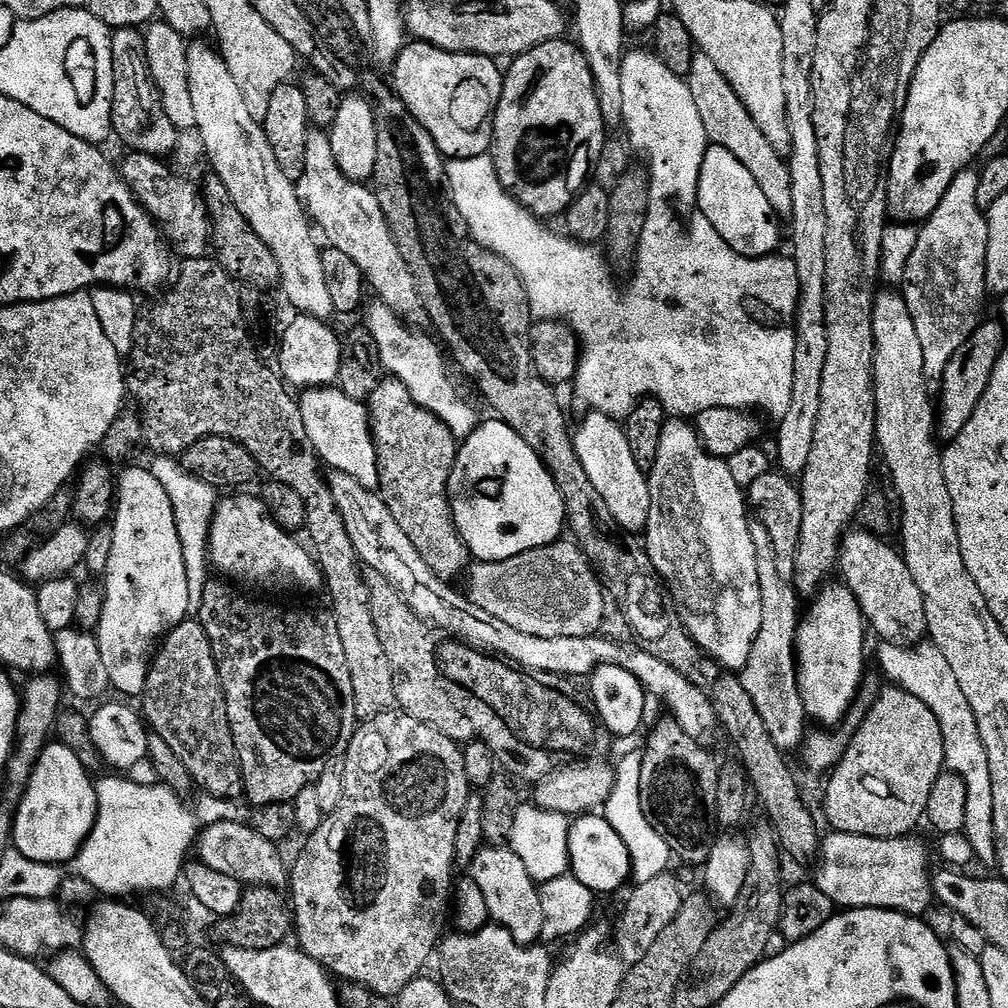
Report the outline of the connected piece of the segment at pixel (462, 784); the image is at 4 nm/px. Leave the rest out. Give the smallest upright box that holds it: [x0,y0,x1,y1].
[290,710,470,998]

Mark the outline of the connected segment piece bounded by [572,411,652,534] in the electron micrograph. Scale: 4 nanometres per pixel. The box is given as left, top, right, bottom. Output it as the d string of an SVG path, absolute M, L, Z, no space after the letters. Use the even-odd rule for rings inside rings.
M589 411L587 415L580 425L575 425L572 437L582 467L586 469L586 475L597 488L598 494L606 501L610 514L614 514L614 522L633 534L643 533L648 527L652 505L649 473L640 468L638 462L634 462L630 438L626 438L621 421L612 420L601 412Z

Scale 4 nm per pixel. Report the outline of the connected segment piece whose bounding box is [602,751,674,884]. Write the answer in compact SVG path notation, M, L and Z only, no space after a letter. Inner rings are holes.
M639 751L632 752L629 756L624 756L620 764L615 765L616 785L610 794L610 798L604 803L602 815L605 820L618 830L622 842L630 850L632 859L631 879L636 884L645 884L652 878L658 878L669 871L668 863L673 863L672 848L669 846L667 839L657 830L646 818L642 810L642 798L640 797L640 783L642 782L642 762L643 755Z

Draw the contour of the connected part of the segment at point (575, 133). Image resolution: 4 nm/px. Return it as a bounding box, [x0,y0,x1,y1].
[491,38,606,218]

